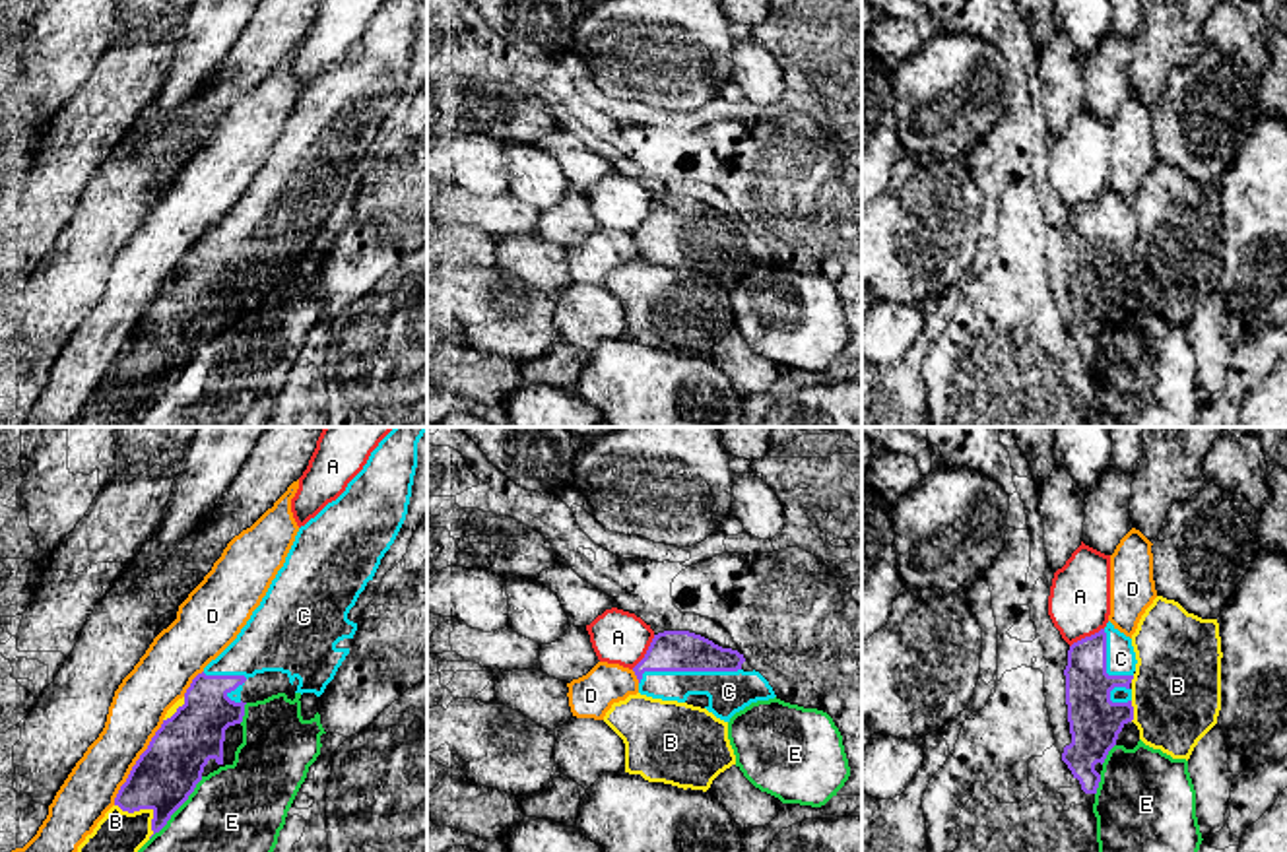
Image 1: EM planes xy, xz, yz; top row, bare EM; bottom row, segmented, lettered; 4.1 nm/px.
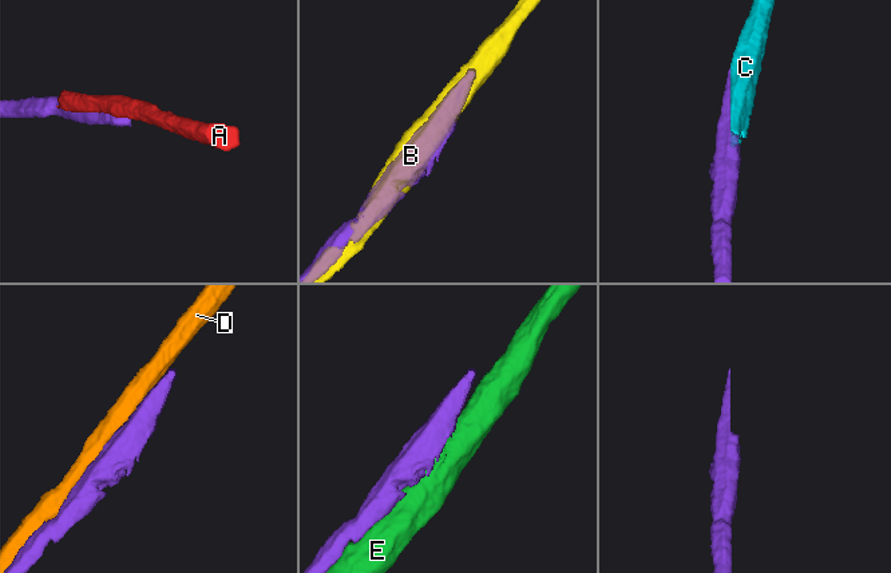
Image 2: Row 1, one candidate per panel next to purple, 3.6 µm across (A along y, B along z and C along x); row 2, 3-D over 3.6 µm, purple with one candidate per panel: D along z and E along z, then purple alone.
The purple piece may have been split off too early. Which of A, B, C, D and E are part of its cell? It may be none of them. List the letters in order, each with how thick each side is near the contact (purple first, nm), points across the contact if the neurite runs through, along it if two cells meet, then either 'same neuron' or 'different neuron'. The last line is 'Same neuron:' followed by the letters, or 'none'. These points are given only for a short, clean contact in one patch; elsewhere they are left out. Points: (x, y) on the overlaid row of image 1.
A: 180 nm thick on the purple side, 220 nm on the other; different neuron
B: 260 nm thick on the purple side, 180 nm on the other; different neuron
C: 180 nm thick on the purple side, 180 nm on the other; same neuron
D: 260 nm thick on the purple side, 220 nm on the other; different neuron
E: 260 nm thick on the purple side, 360 nm on the other; different neuron
Same neuron: C

